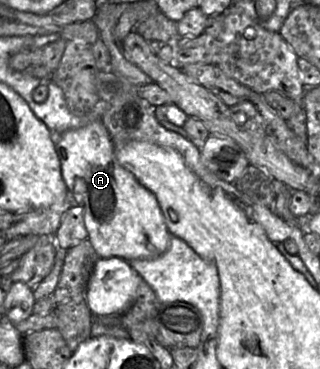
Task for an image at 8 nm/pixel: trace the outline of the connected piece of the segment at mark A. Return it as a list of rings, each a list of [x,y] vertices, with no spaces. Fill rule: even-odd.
[[[101,120],[60,134],[53,134],[53,142],[60,160],[63,180],[72,195],[72,203],[82,207],[88,232],[87,240],[100,258],[152,259],[167,251],[171,234],[155,195],[117,161],[115,144]]]

